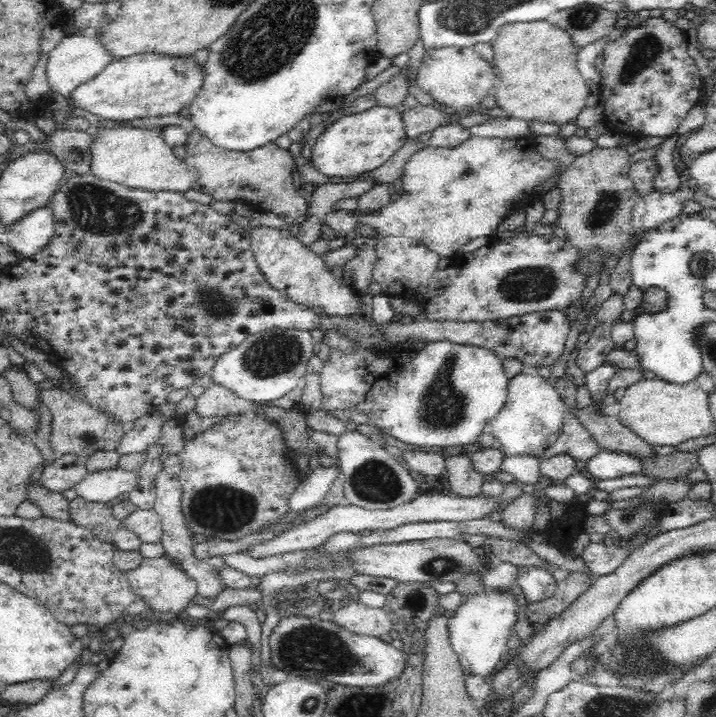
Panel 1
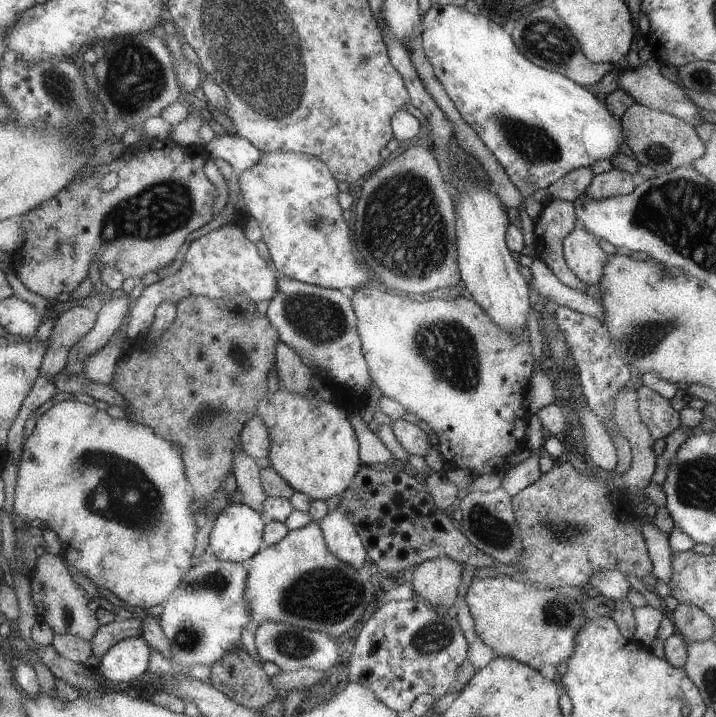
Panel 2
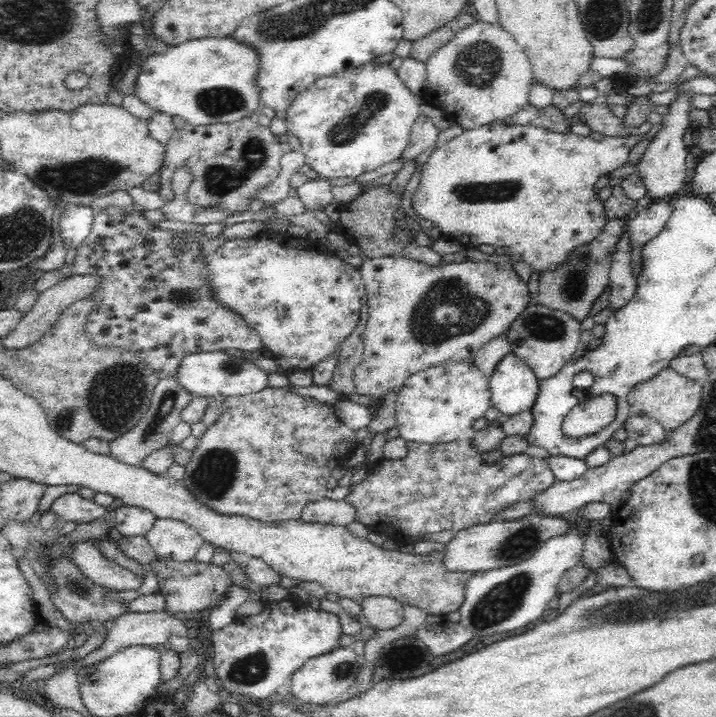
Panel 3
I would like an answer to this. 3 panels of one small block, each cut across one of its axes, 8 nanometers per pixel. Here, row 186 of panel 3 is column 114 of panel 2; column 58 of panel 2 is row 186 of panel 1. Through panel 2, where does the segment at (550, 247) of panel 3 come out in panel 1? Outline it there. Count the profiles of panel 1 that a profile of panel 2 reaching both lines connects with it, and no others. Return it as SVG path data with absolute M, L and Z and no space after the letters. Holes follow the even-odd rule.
M470 136L466 142L452 148L434 148L428 145L408 160L398 183L403 189L400 198L375 213L360 214L356 211L356 214L352 212L350 215L348 210L334 208L325 216L324 221L328 223L329 228L339 234L339 237L346 237L356 230L365 230L376 234L379 238L394 236L416 238L424 242L430 250L438 253L441 258L452 257L470 240L481 236L494 237L506 214L514 211L512 208L524 204L525 195L530 196L536 187L555 174L559 164L542 157L536 148L528 144L534 142L526 138L500 140Z

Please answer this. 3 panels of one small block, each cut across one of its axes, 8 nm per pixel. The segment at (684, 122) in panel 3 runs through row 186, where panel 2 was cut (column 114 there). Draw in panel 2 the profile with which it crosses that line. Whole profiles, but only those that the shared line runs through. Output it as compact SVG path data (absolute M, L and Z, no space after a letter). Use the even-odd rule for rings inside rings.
M142 636L122 640L101 659L101 674L118 683L135 682L147 668L149 647Z

